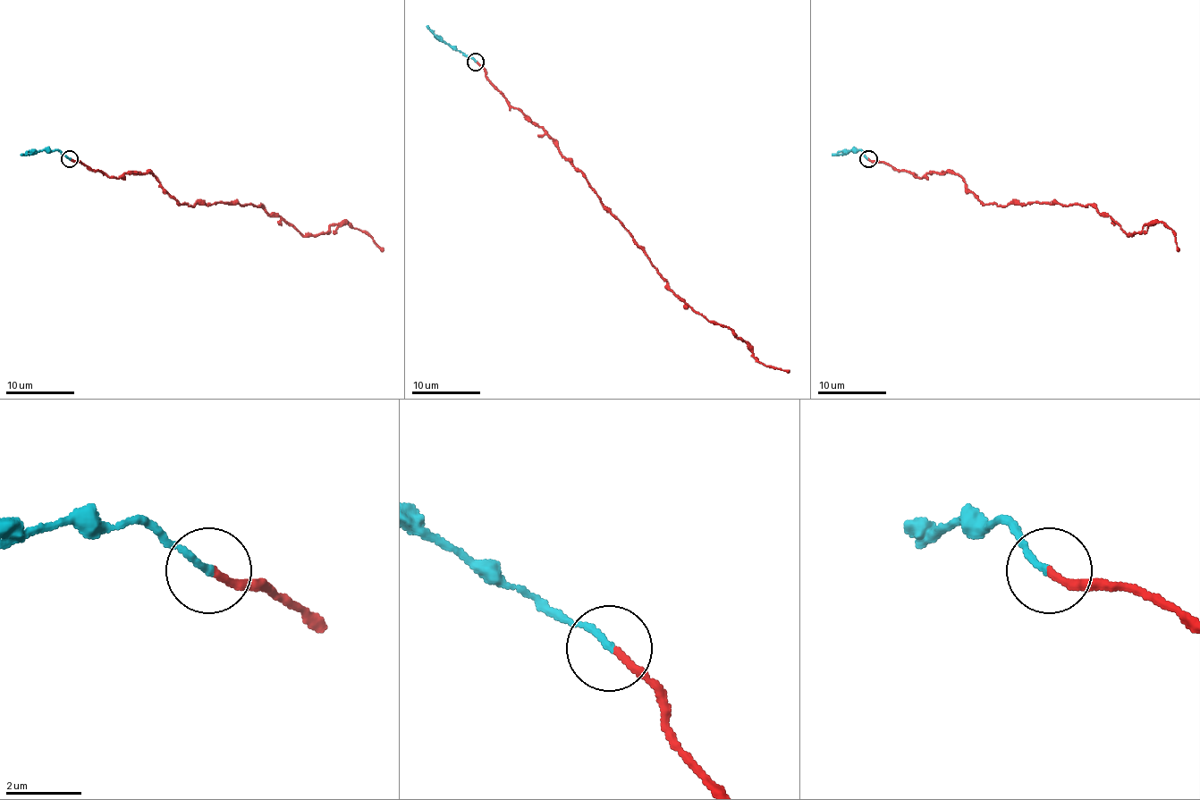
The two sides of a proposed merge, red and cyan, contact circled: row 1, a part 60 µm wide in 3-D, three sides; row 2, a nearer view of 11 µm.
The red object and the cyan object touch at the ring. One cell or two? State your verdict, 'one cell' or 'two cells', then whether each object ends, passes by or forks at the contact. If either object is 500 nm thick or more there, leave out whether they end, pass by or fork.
one cell; red ends; cyan ends

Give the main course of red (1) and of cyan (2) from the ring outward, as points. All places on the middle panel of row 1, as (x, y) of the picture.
1: (477, 61), (485, 79), (539, 125), (584, 177), (667, 286), (710, 322), (725, 325), (762, 364), (788, 372)
2: (475, 61), (452, 49), (426, 25)

